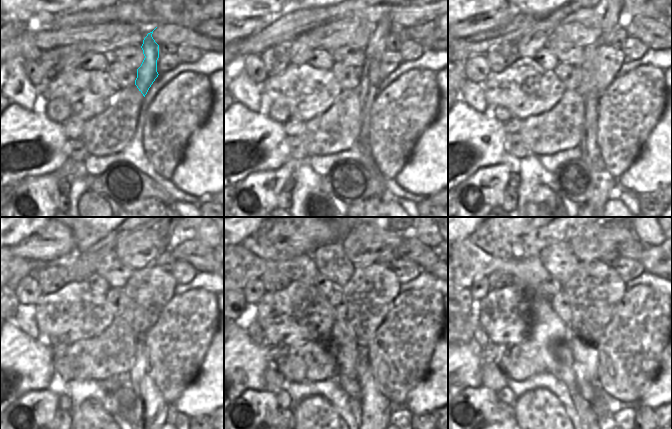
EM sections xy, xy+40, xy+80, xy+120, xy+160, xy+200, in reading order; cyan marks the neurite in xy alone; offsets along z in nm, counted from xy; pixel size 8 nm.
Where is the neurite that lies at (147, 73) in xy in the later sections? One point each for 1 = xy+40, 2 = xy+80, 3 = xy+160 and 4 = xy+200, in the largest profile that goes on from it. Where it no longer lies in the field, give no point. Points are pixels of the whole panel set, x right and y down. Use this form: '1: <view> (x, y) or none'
1: xy+40 (369, 80)
2: xy+80 (602, 183)
3: xy+160 (375, 411)
4: xy+200 (604, 417)

